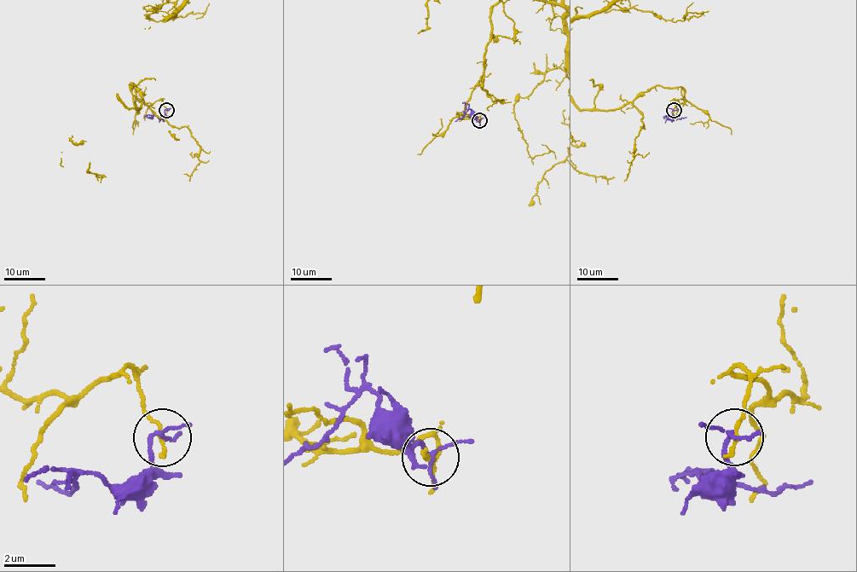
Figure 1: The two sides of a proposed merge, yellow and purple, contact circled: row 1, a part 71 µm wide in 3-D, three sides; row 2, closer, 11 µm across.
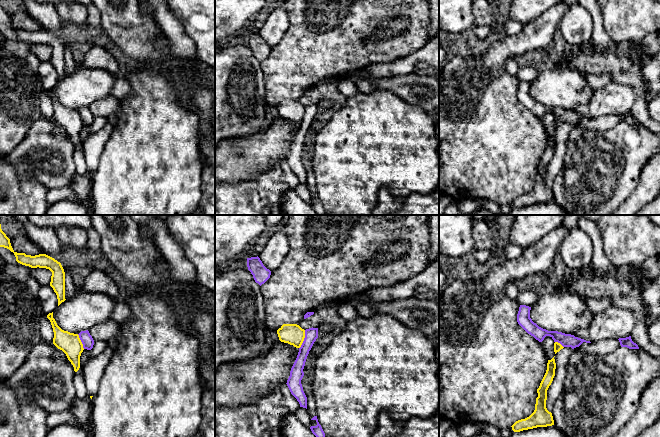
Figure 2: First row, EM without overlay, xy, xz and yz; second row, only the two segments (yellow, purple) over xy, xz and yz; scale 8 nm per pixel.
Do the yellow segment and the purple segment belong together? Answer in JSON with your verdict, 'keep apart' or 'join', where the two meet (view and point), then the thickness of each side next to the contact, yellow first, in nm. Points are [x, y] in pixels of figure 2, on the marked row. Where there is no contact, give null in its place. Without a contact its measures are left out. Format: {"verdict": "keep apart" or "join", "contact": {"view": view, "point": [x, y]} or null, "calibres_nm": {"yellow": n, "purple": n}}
{"verdict": "keep apart", "contact": {"view": "xz", "point": [303, 339]}, "calibres_nm": {"yellow": 170, "purple": 110}}

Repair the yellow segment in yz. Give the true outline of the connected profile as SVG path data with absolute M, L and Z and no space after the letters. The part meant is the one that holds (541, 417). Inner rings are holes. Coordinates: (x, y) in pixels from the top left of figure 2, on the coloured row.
M554 357L548 360L546 373L537 389L535 410L527 418L516 421L511 427L514 432L533 429L537 427L547 427L554 425L552 413L546 408L547 390L555 376L556 363Z

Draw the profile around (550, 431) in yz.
M555 425L513 432L509 437L567 437Z

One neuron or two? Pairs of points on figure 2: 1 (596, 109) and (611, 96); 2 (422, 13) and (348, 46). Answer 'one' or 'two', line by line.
1: one
2: one

